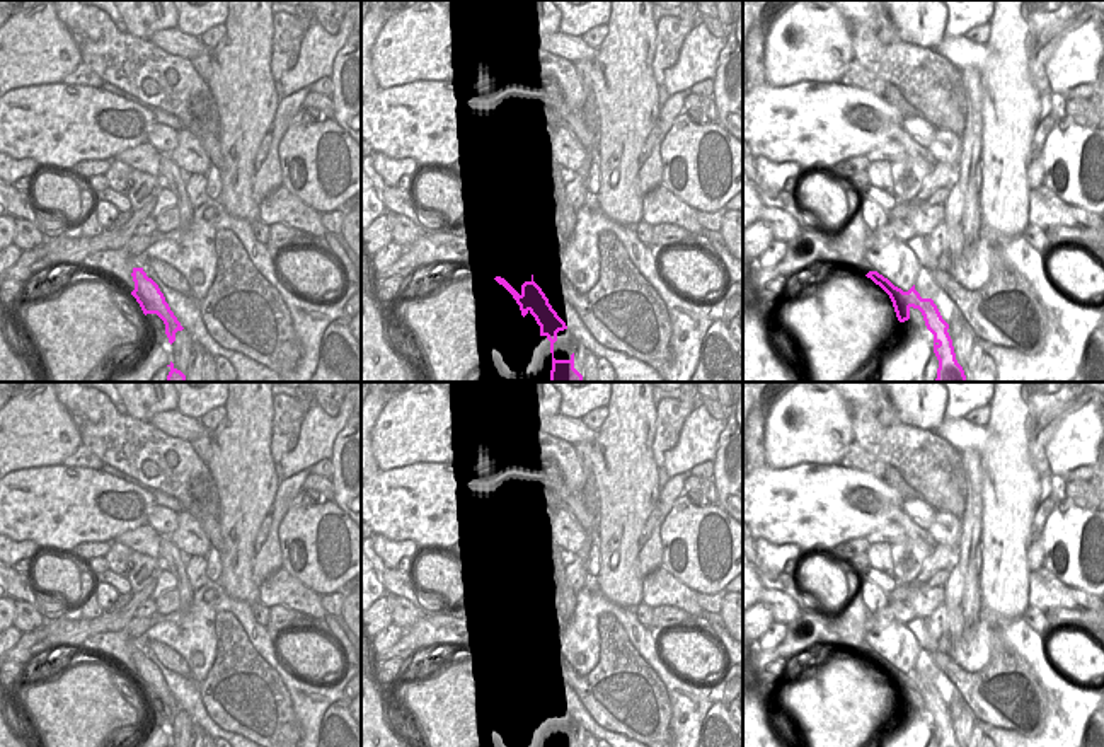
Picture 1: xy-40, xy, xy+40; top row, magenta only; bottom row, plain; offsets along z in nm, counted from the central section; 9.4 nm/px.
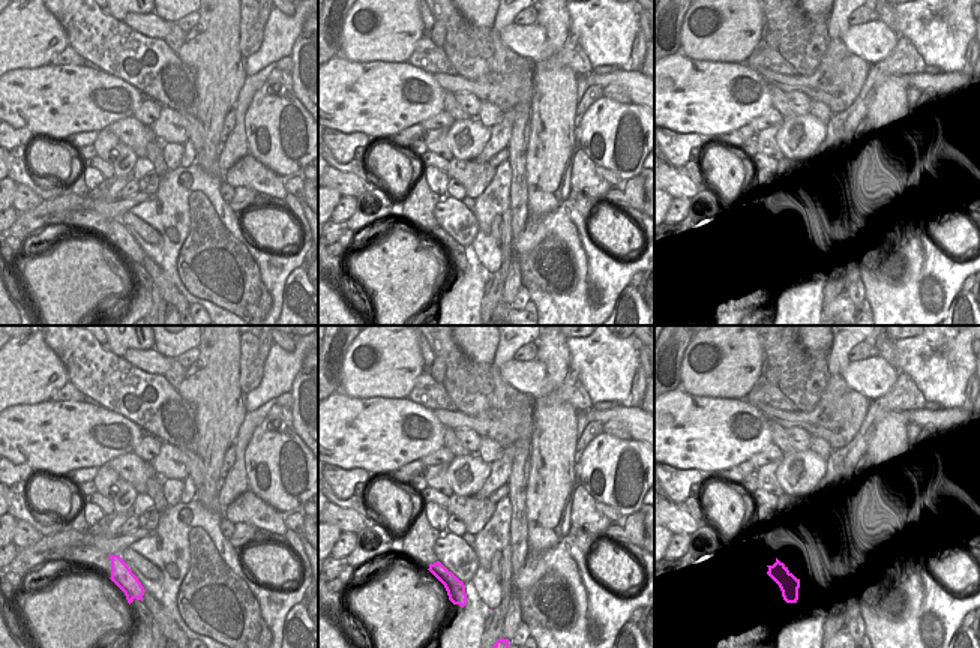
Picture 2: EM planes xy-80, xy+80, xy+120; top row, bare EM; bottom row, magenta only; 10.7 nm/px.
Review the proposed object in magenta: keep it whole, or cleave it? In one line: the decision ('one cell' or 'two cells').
two cells

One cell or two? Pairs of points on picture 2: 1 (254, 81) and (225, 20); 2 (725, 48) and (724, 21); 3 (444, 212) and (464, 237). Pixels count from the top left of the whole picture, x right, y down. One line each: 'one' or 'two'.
1: two
2: one
3: one

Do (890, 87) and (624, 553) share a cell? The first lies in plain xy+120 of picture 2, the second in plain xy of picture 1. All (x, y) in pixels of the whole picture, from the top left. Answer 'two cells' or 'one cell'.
one cell

